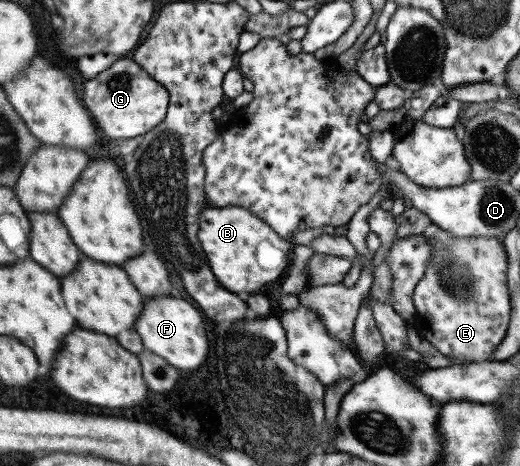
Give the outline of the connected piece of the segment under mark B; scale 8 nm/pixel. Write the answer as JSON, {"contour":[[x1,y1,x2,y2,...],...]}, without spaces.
{"contour":[[242,207,204,211,204,219,200,221,200,241,222,287,242,296,259,293,266,283,280,279,292,261,290,253,293,253,293,245,290,240,284,239,263,219]]}

